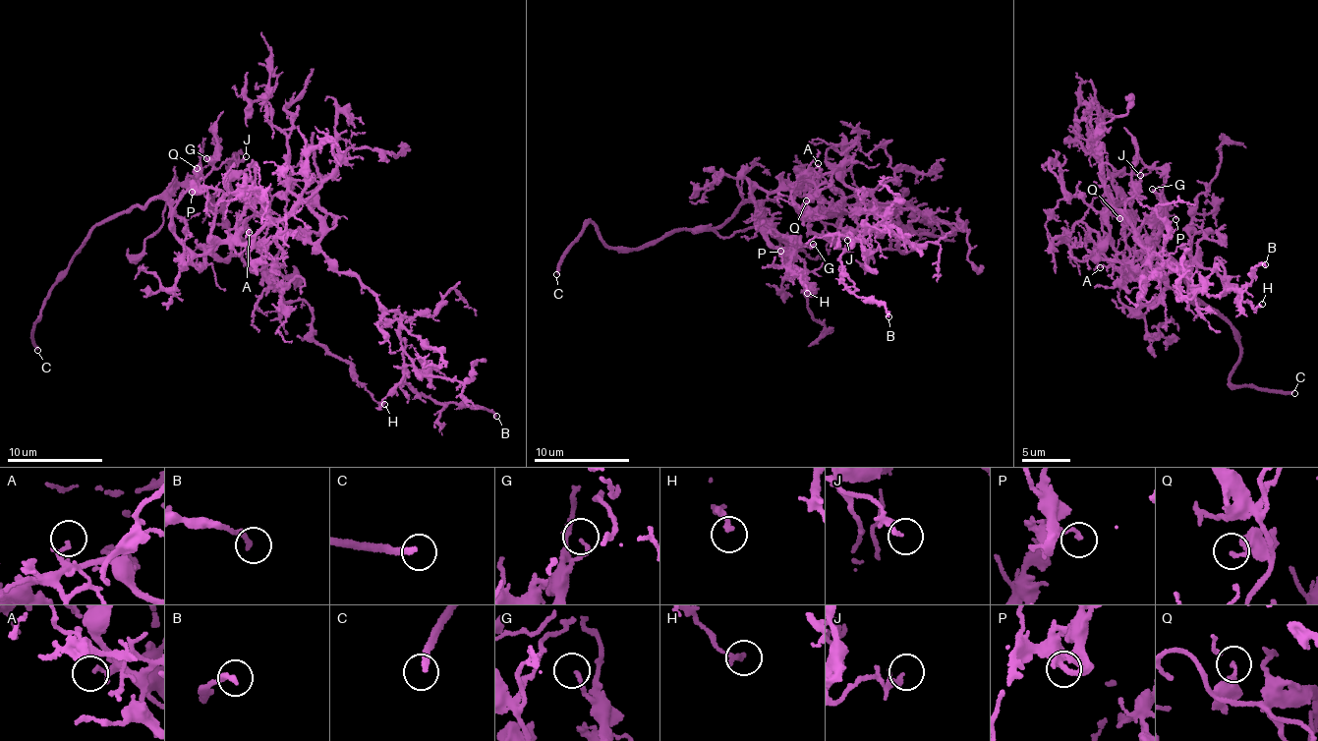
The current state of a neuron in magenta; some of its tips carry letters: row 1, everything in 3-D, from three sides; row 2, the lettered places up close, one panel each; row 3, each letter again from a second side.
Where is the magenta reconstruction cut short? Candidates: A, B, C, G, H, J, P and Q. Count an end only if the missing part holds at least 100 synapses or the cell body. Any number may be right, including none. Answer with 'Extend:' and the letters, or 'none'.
Extend: C

